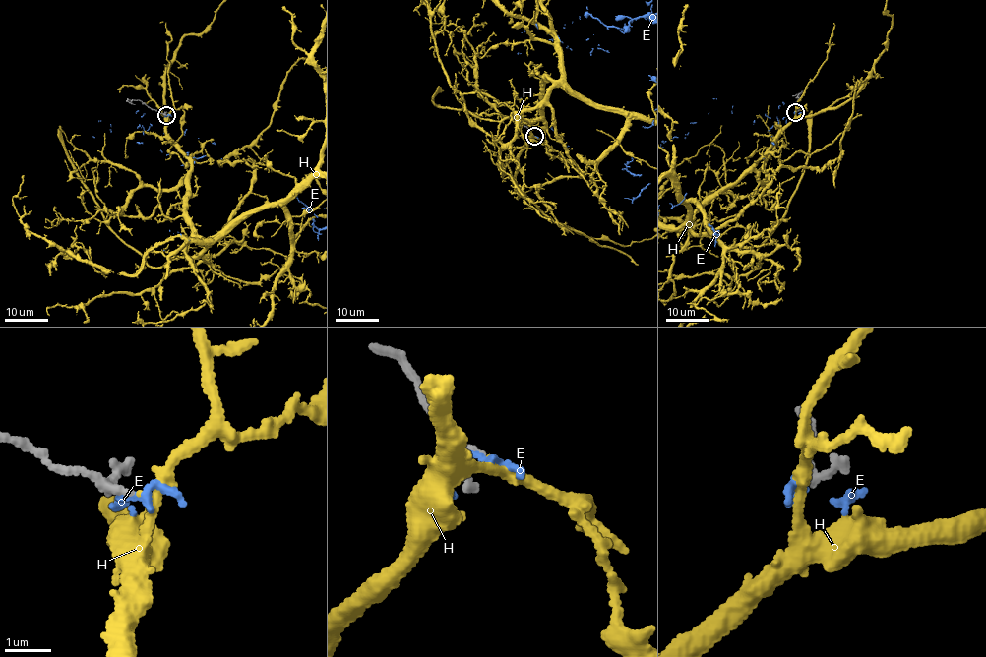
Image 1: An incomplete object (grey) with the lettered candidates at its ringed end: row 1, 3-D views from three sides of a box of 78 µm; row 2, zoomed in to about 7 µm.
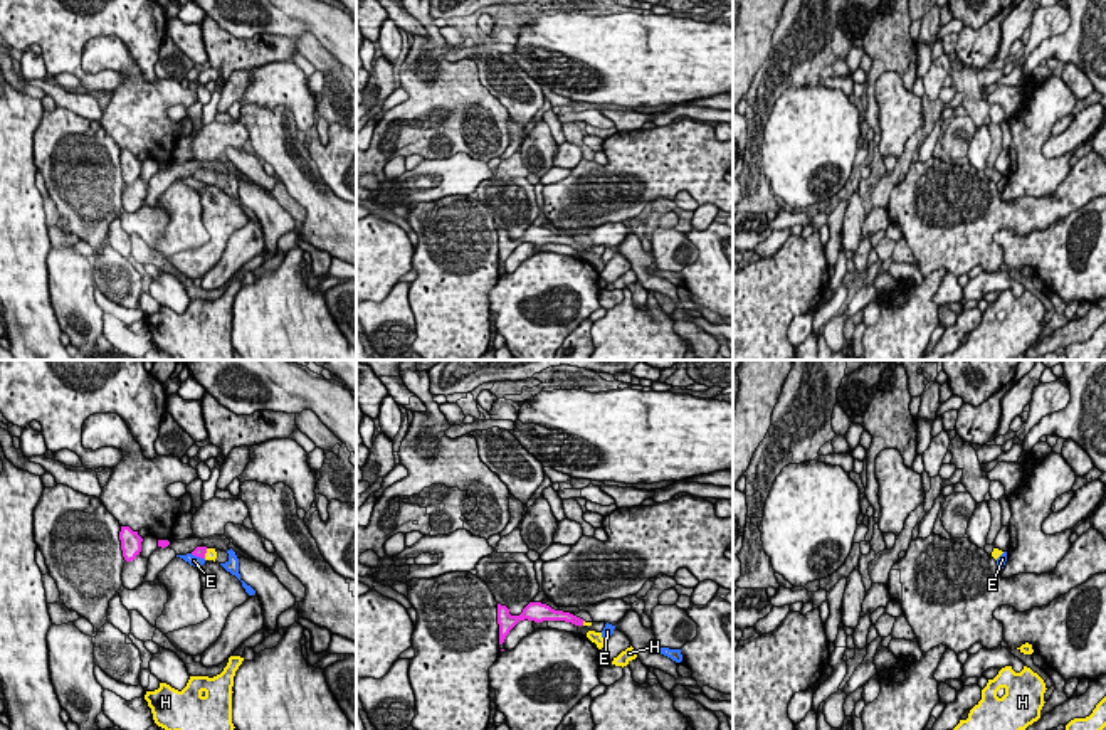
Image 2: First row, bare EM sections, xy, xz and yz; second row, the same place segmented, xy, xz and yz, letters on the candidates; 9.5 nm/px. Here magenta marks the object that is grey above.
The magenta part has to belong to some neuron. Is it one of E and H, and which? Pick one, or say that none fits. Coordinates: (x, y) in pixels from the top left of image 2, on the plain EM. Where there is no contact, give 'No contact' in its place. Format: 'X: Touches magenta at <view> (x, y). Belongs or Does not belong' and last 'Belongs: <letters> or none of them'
E: Touches magenta at xy (197, 179). Does not belong
H: Touches magenta at xy (205, 175). Belongs
Belongs: H

